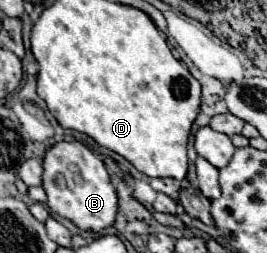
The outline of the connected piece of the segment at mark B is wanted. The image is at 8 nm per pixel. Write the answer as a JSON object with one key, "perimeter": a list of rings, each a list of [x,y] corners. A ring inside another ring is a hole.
{"perimeter":[[[60,141],[54,143],[44,159],[44,173],[42,173],[42,189],[48,197],[48,207],[64,217],[70,219],[82,231],[102,231],[110,227],[118,215],[118,193],[110,179],[110,173],[104,167],[104,161],[98,159],[86,145],[78,141]]]}

